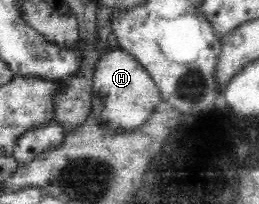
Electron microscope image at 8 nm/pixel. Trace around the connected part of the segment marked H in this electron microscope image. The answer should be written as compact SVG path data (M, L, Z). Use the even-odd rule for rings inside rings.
M120 47L110 49L100 55L92 78L91 112L104 125L114 129L135 129L152 116L161 94L154 79L136 58Z

